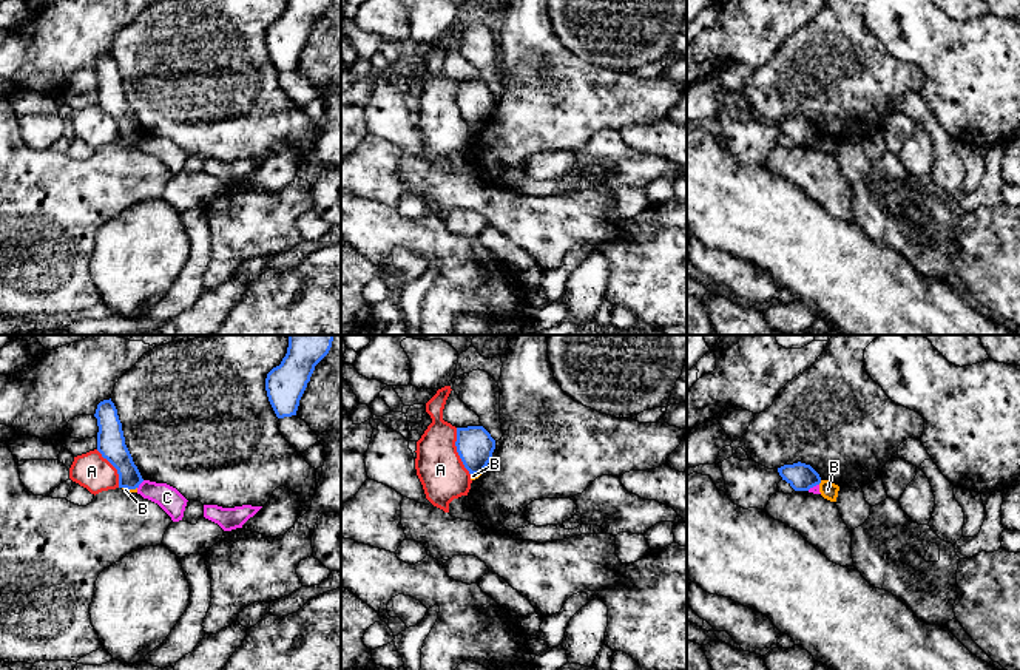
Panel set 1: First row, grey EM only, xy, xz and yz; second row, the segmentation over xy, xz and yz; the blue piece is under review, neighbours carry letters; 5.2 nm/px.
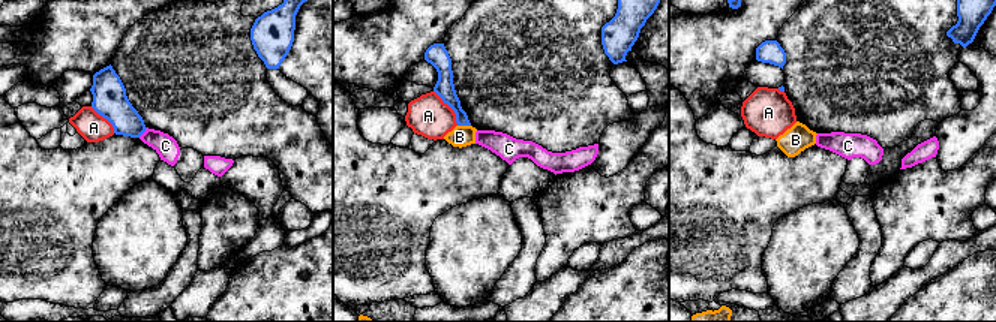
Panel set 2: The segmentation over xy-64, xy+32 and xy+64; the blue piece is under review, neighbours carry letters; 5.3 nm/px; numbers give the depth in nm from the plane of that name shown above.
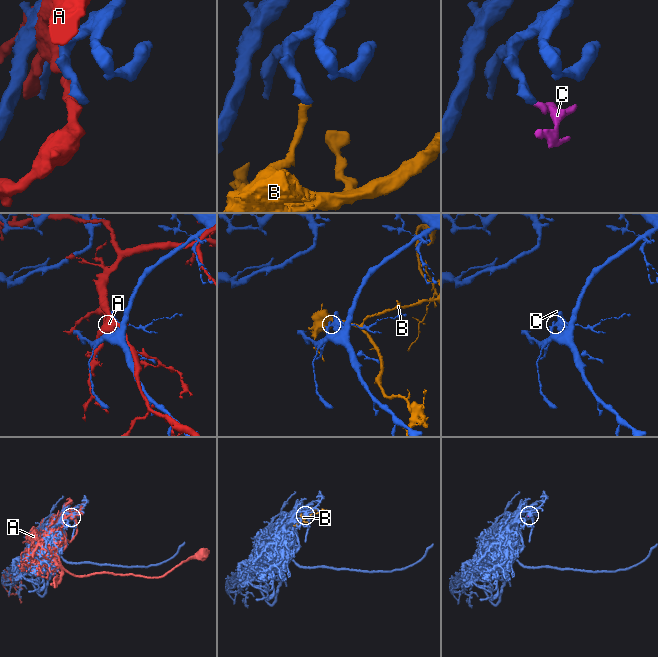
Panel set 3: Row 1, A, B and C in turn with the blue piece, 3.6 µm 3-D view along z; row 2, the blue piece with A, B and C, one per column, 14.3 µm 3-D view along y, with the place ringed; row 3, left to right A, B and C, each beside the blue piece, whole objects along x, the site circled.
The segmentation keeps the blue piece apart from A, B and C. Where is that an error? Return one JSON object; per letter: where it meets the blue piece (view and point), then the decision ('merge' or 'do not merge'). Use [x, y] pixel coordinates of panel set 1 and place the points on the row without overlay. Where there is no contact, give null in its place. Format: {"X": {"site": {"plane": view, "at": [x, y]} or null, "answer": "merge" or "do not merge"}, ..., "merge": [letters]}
{"A": {"site": {"plane": "xz", "at": [457, 105]}, "answer": "do not merge"}, "B": {"site": {"plane": "yz", "at": [820, 136]}, "answer": "do not merge"}, "C": {"site": {"plane": "xy", "at": [139, 138]}, "answer": "do not merge"}, "merge": []}

